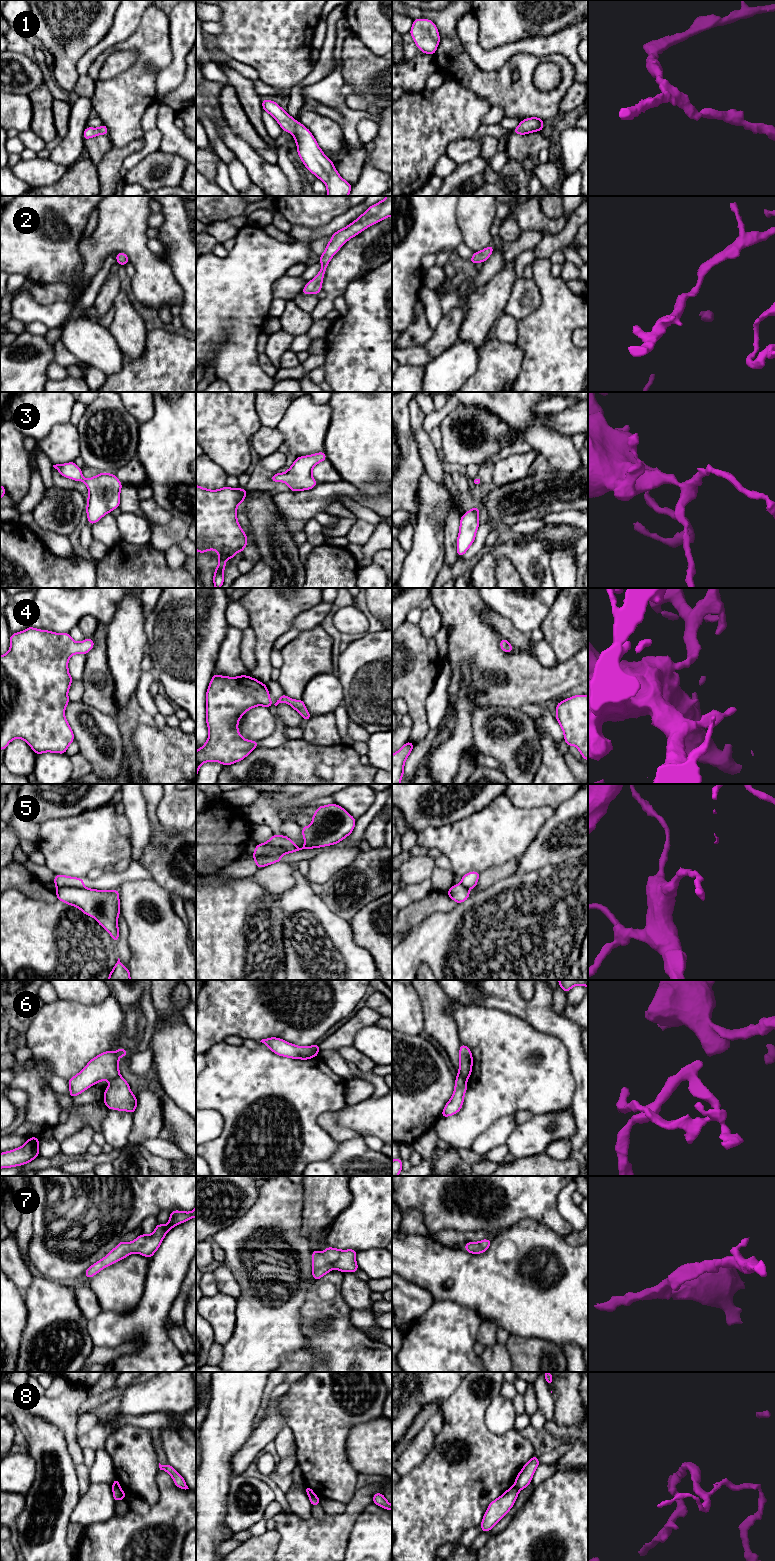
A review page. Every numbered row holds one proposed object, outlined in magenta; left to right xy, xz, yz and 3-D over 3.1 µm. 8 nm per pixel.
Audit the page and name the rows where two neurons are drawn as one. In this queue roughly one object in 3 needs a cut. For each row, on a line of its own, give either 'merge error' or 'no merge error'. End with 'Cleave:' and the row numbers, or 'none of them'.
1: no merge error
2: no merge error
3: no merge error
4: no merge error
5: merge error
6: merge error
7: no merge error
8: merge error
Cleave: 5, 6, 8

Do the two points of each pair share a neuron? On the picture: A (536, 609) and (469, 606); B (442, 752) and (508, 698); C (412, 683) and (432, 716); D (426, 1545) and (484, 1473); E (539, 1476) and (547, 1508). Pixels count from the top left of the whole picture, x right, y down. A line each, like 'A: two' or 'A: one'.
A: two
B: two
C: two
D: one
E: two

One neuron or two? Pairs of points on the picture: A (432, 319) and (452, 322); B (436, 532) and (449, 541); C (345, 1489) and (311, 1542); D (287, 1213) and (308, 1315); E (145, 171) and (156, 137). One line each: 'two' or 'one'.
A: two
B: two
C: two
D: two
E: two

